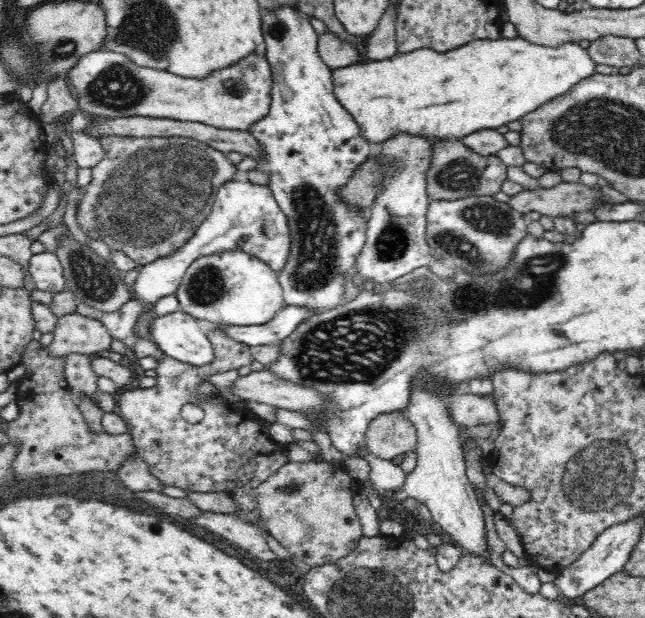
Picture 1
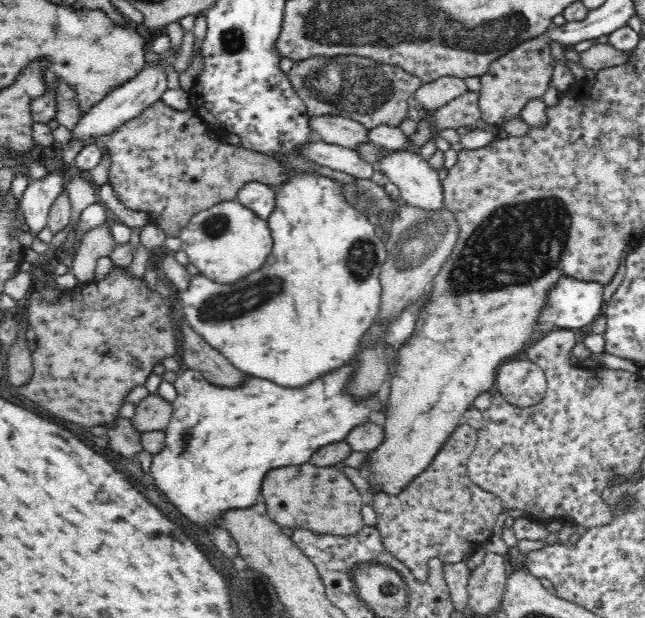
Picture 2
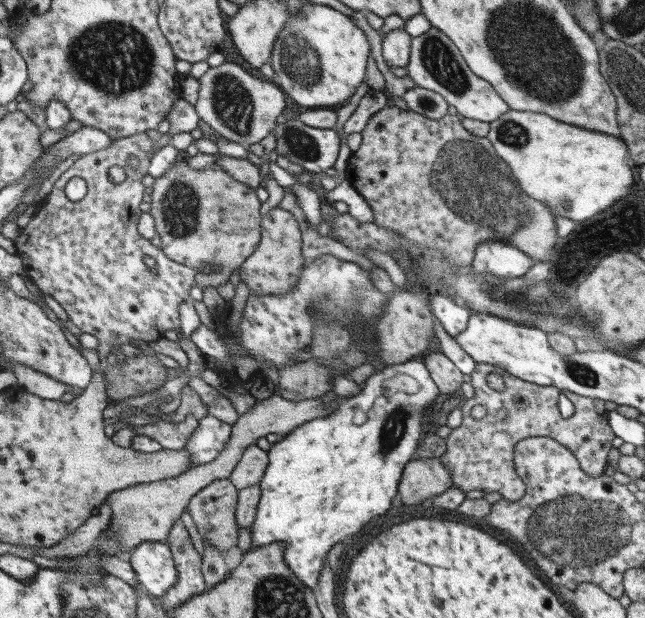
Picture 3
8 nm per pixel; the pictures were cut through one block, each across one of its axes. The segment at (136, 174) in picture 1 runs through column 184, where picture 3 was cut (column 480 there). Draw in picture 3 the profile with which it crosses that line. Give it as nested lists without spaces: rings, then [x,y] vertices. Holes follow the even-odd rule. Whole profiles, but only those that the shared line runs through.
[[[396,105],[386,106],[382,108],[382,110],[375,112],[370,117],[368,124],[364,127],[361,134],[362,144],[356,152],[352,152],[345,170],[344,180],[350,182],[350,184],[363,195],[365,201],[372,209],[375,223],[381,227],[396,231],[405,240],[407,245],[439,248],[442,252],[445,252],[451,265],[458,265],[461,267],[467,267],[471,264],[475,257],[476,247],[487,240],[501,240],[513,244],[515,247],[522,249],[522,252],[530,255],[535,262],[548,258],[550,248],[558,238],[554,222],[555,215],[543,202],[530,198],[521,187],[516,184],[518,180],[513,176],[511,168],[499,159],[494,148],[491,147],[490,140],[488,140],[487,136],[474,136],[463,127],[461,120],[455,115],[447,114],[438,120],[432,120],[413,110],[402,111]]]

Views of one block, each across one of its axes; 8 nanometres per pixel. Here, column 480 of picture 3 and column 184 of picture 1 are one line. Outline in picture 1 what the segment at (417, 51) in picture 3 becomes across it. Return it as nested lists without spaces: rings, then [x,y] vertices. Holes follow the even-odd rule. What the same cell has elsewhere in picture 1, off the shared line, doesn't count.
[[[96,50],[82,56],[66,75],[72,88],[76,89],[76,98],[80,110],[86,113],[116,117],[150,117],[188,122],[200,122],[208,126],[226,130],[247,130],[256,121],[268,116],[271,104],[272,72],[268,58],[253,53],[244,59],[211,73],[206,79],[182,78],[158,68],[142,68],[124,55],[108,50]]]

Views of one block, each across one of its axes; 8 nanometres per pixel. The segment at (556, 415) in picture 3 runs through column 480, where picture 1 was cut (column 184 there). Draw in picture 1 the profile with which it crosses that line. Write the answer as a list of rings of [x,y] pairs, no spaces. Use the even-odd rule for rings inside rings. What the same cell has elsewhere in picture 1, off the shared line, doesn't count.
[[[130,299],[114,312],[102,312],[78,301],[76,313],[86,318],[102,322],[112,337],[124,342],[131,348],[136,358],[153,356],[158,360],[157,385],[151,388],[129,388],[118,398],[118,414],[129,427],[128,433],[135,442],[137,452],[149,466],[149,471],[164,485],[192,492],[222,492],[230,494],[236,501],[238,512],[235,516],[256,527],[261,520],[255,500],[256,488],[272,473],[288,464],[288,453],[284,445],[276,443],[268,434],[269,426],[252,411],[243,412],[238,407],[214,403],[202,403],[191,397],[192,392],[199,392],[198,384],[206,381],[210,374],[238,370],[250,366],[255,358],[250,346],[228,337],[220,328],[206,334],[210,340],[214,358],[203,367],[189,365],[166,356],[154,341],[138,337],[134,333],[136,320],[142,312],[142,305]],[[180,376],[180,382],[176,378]],[[195,404],[200,406],[205,415],[196,424],[188,423],[182,417],[182,406]]]

